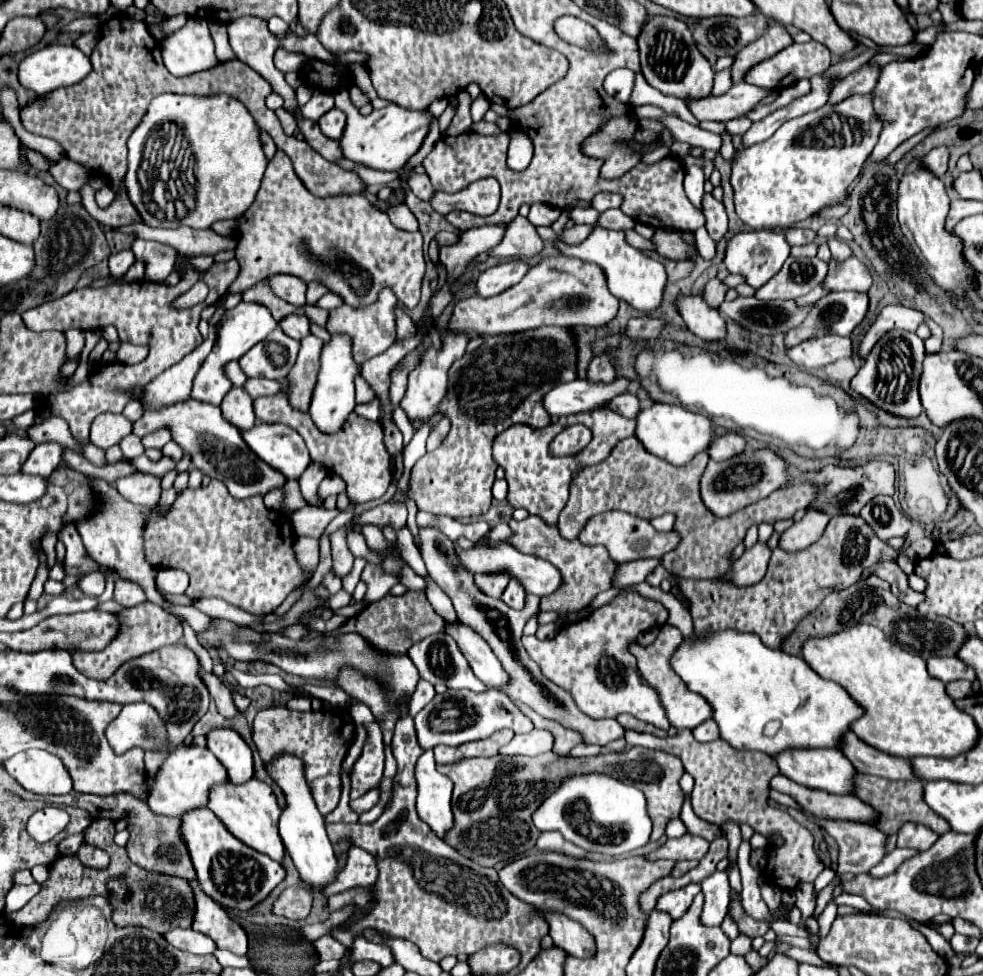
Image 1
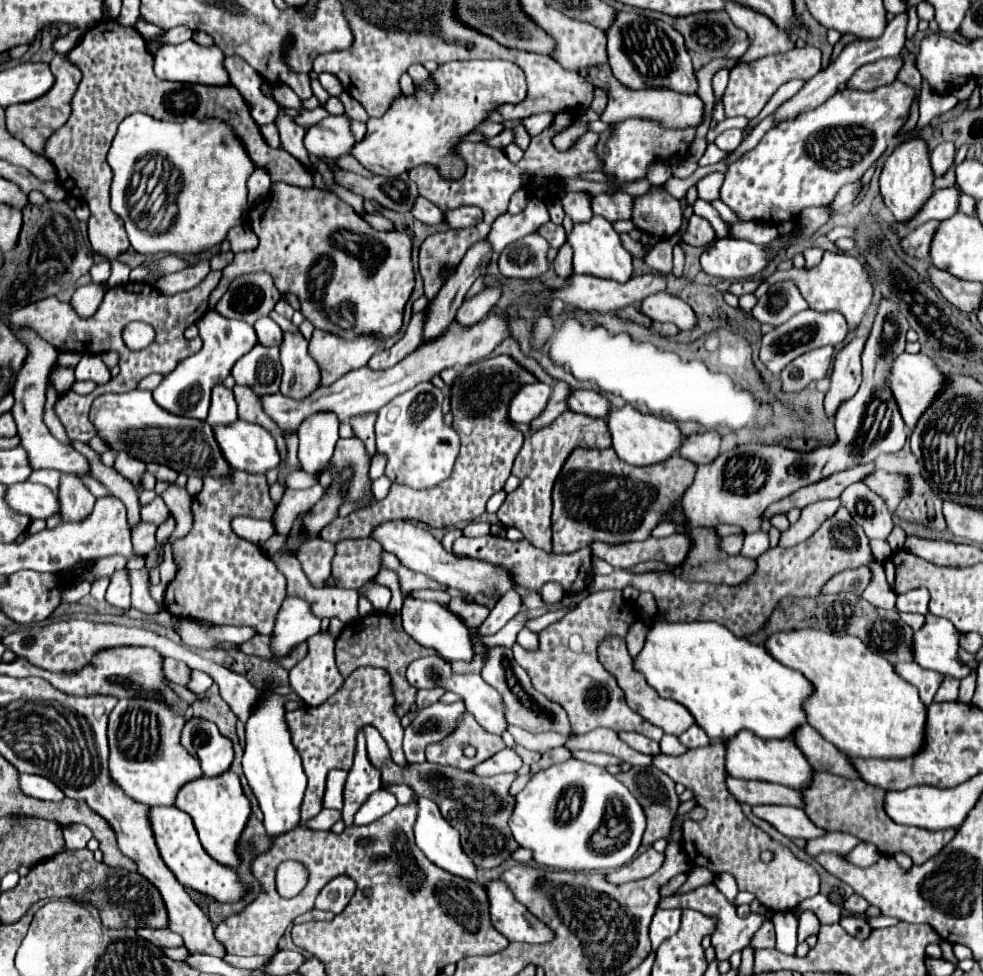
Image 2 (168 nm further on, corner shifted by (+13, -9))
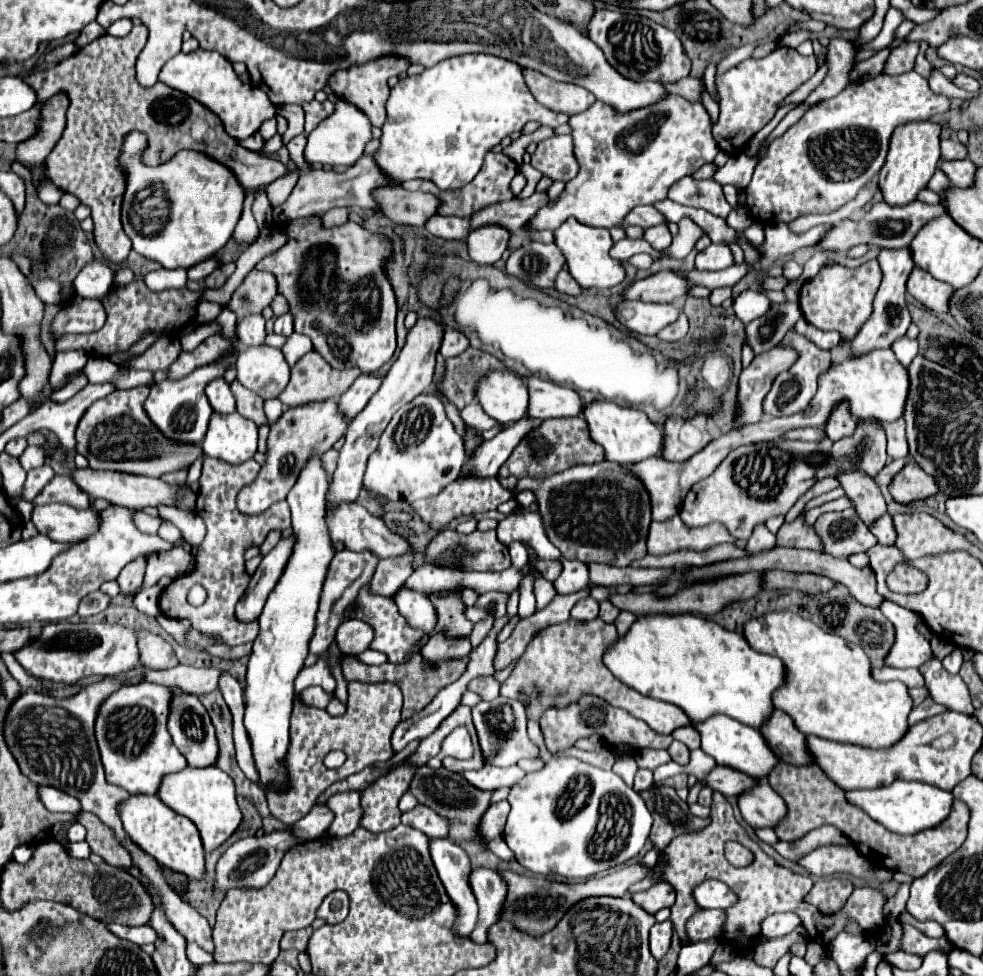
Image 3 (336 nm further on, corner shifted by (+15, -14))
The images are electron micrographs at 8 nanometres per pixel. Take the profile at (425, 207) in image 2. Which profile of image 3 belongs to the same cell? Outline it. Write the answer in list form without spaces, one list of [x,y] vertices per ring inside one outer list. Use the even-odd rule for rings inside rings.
[[[433,216],[425,230],[433,236],[441,236],[447,240],[461,240],[469,234],[469,218],[455,218],[455,216]]]

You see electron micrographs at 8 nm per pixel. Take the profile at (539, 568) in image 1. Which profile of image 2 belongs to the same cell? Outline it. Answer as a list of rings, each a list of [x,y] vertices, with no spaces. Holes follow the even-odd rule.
[[[385,521],[381,525],[377,525],[371,535],[371,539],[375,539],[377,543],[381,543],[383,551],[393,553],[403,567],[415,571],[415,573],[423,573],[431,579],[435,579],[437,583],[443,583],[447,587],[455,587],[459,591],[465,591],[469,595],[477,595],[479,591],[483,591],[483,587],[487,587],[487,591],[499,591],[499,595],[511,591],[517,583],[511,579],[511,575],[507,571],[501,571],[501,567],[495,567],[491,563],[483,563],[479,559],[457,559],[451,553],[447,553],[443,549],[443,545],[423,527],[413,525],[411,521]]]

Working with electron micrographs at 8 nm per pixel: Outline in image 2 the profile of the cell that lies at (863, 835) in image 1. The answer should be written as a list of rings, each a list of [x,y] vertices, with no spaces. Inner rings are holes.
[[[759,805],[759,807],[753,807],[753,813],[771,823],[781,835],[785,837],[799,837],[799,839],[815,839],[815,837],[821,837],[825,835],[823,829],[815,827],[807,815],[799,809],[799,807],[783,807],[783,805]]]

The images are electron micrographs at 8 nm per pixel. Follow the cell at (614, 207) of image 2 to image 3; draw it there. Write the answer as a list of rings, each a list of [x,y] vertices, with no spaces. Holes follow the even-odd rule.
[[[637,206],[633,208],[633,212],[629,212],[629,216],[623,218],[621,228],[629,228],[629,226],[641,226],[641,228],[651,228],[663,224],[663,214],[657,212],[653,206]]]

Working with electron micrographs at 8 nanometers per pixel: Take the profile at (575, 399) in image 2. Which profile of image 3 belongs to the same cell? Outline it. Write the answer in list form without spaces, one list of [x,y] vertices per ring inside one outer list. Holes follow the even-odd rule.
[[[529,376],[527,386],[531,398],[527,416],[547,420],[547,418],[569,418],[583,414],[585,404],[573,388],[559,386],[539,376]]]

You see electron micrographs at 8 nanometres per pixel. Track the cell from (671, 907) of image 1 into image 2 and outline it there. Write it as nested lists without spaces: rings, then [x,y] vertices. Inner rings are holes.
[[[657,909],[649,927],[649,937],[655,949],[665,939],[675,935],[675,931],[679,929],[679,919],[681,919],[681,909]]]

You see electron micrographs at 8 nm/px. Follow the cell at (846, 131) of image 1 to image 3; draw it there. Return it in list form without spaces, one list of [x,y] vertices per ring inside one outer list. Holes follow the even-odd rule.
[[[907,72],[901,76],[879,74],[877,78],[865,80],[861,84],[849,84],[837,96],[823,100],[819,106],[807,110],[797,124],[793,124],[783,136],[769,144],[765,156],[755,166],[755,174],[749,186],[745,188],[745,206],[753,220],[763,226],[791,222],[803,214],[829,214],[839,210],[843,204],[857,196],[869,178],[881,170],[891,134],[897,126],[907,122],[923,122],[947,110],[949,98],[933,94],[927,86],[927,80],[917,72]]]

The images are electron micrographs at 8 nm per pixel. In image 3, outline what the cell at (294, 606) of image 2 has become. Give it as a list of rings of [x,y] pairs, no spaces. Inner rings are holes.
[[[321,456],[309,460],[295,488],[289,492],[287,502],[293,516],[293,534],[297,538],[293,556],[285,566],[283,576],[267,598],[267,604],[259,616],[259,636],[253,642],[253,652],[247,668],[245,684],[245,728],[251,740],[253,762],[259,772],[259,784],[263,792],[287,792],[289,770],[285,768],[285,756],[289,752],[289,718],[293,710],[295,690],[293,680],[303,668],[309,654],[309,640],[313,638],[315,614],[321,594],[321,584],[327,574],[327,566],[335,556],[327,524],[325,524],[325,492],[329,488],[329,474],[323,468]]]

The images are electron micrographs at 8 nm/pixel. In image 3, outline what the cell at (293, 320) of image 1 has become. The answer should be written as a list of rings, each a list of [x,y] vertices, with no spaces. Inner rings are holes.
[[[247,316],[245,320],[239,320],[237,336],[243,346],[261,346],[267,336],[263,316]]]

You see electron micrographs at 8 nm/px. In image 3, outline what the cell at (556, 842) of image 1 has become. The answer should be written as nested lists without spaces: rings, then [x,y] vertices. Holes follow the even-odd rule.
[[[495,838],[495,840],[489,844],[489,848],[491,848],[491,852],[493,852],[495,856],[499,856],[499,858],[501,858],[501,860],[505,860],[505,862],[515,860],[515,856],[513,856],[511,848],[505,844],[505,840],[503,840],[503,838]]]

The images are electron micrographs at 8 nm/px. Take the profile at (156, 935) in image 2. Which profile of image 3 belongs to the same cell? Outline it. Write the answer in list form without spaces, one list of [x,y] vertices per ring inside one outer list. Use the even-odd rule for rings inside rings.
[[[109,924],[107,926],[111,932],[115,932],[115,936],[123,938],[123,940],[129,940],[129,942],[135,942],[135,944],[153,944],[157,940],[157,932],[151,928],[151,926],[137,926],[137,928],[131,928],[131,926],[121,926],[121,924]]]

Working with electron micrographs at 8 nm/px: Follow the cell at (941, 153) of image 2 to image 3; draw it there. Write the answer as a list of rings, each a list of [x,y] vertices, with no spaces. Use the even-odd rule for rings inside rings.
[[[941,140],[941,160],[961,160],[967,156],[967,148],[953,140]]]

